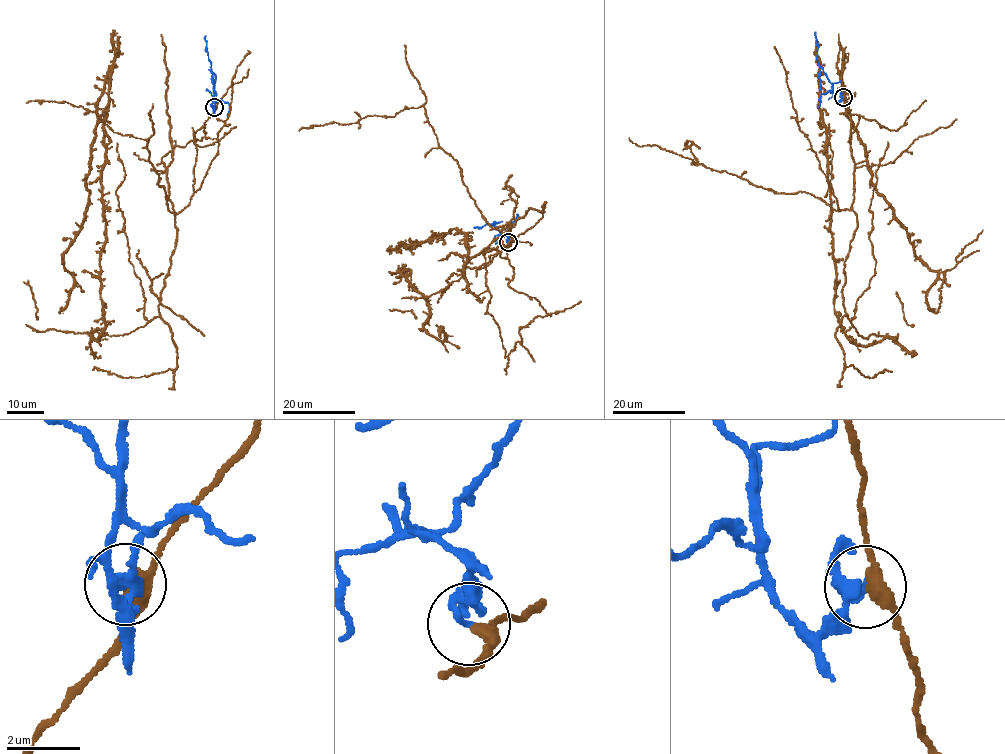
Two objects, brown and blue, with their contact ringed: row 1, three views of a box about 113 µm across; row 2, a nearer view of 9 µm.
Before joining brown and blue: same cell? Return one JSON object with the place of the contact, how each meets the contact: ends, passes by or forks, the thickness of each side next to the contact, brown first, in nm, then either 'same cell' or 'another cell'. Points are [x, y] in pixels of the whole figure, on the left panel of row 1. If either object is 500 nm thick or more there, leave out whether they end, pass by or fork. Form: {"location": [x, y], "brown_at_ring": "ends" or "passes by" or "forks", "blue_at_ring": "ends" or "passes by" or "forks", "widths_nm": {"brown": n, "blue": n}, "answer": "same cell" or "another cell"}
{"location": [214, 107], "brown_at_ring": "passes by", "blue_at_ring": "ends", "widths_nm": {"brown": 360, "blue": 180}, "answer": "another cell"}

